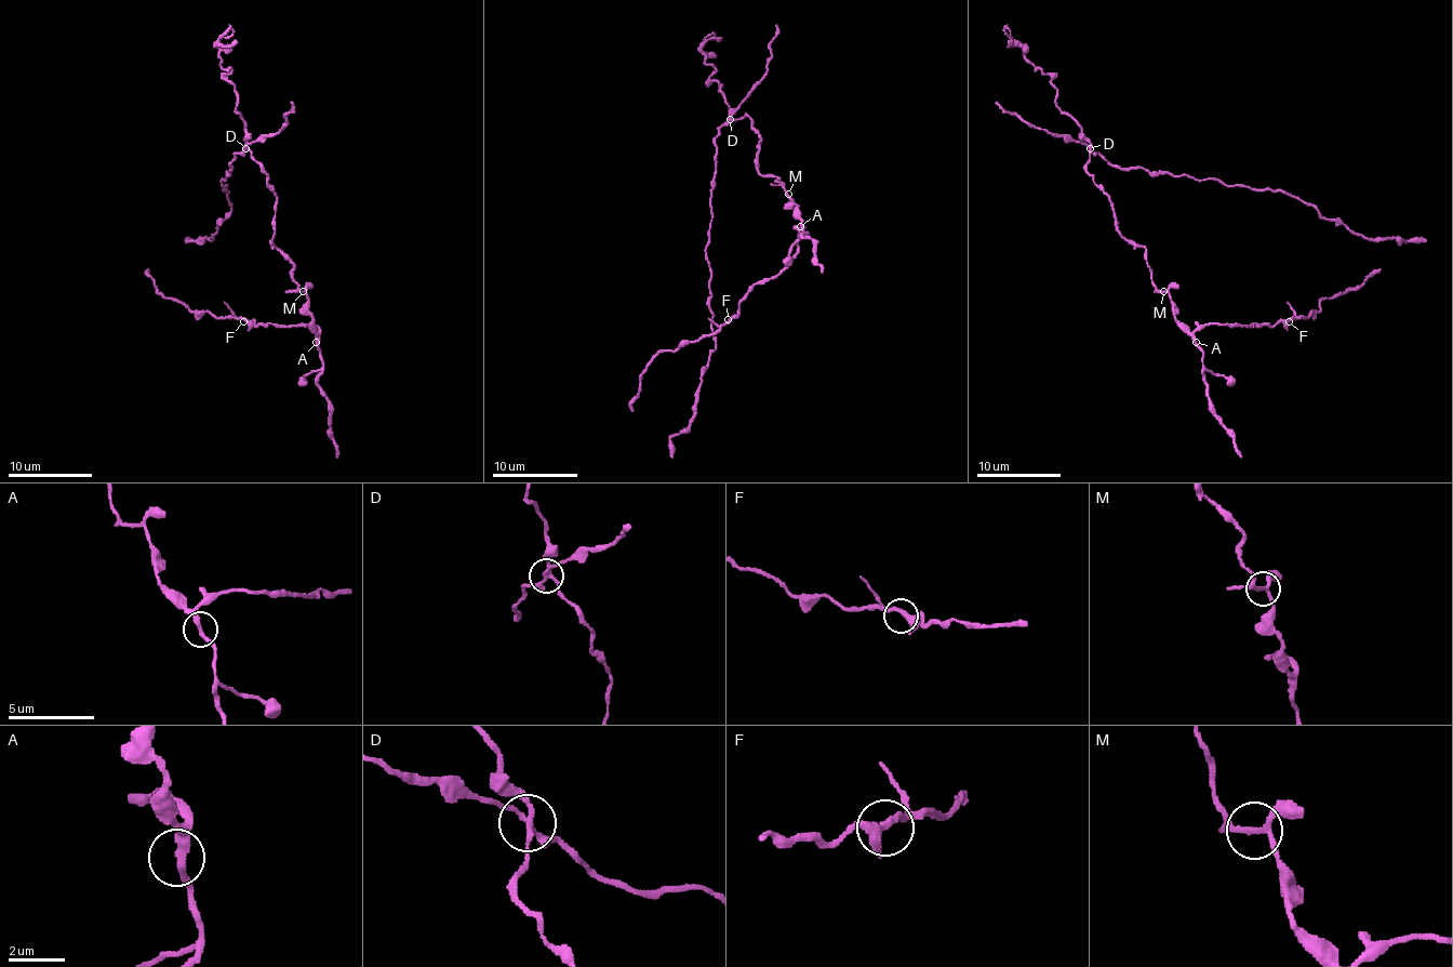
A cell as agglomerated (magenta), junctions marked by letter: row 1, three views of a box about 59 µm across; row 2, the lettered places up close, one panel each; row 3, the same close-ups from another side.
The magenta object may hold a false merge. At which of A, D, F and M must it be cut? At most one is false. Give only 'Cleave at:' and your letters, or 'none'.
Cleave at: D

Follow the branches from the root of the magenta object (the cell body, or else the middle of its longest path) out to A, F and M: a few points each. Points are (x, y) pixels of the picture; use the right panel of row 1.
A: (1114, 209), (1115, 228), (1128, 241), (1134, 241), (1145, 249), (1151, 283), (1168, 293), (1174, 319), (1196, 342)
F: (1114, 209), (1115, 228), (1145, 249), (1151, 283), (1168, 293), (1172, 315), (1191, 332), (1211, 323), (1289, 321)
M: (1114, 209), (1115, 228), (1128, 241), (1134, 241), (1145, 249), (1151, 283), (1163, 291)

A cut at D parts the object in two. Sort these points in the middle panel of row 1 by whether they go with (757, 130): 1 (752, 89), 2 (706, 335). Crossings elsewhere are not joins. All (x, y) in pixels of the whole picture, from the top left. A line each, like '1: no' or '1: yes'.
1: no
2: yes

